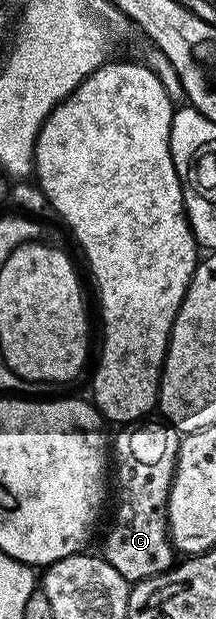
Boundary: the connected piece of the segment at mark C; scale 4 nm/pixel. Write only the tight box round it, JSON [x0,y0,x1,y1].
[100,421,182,584]

